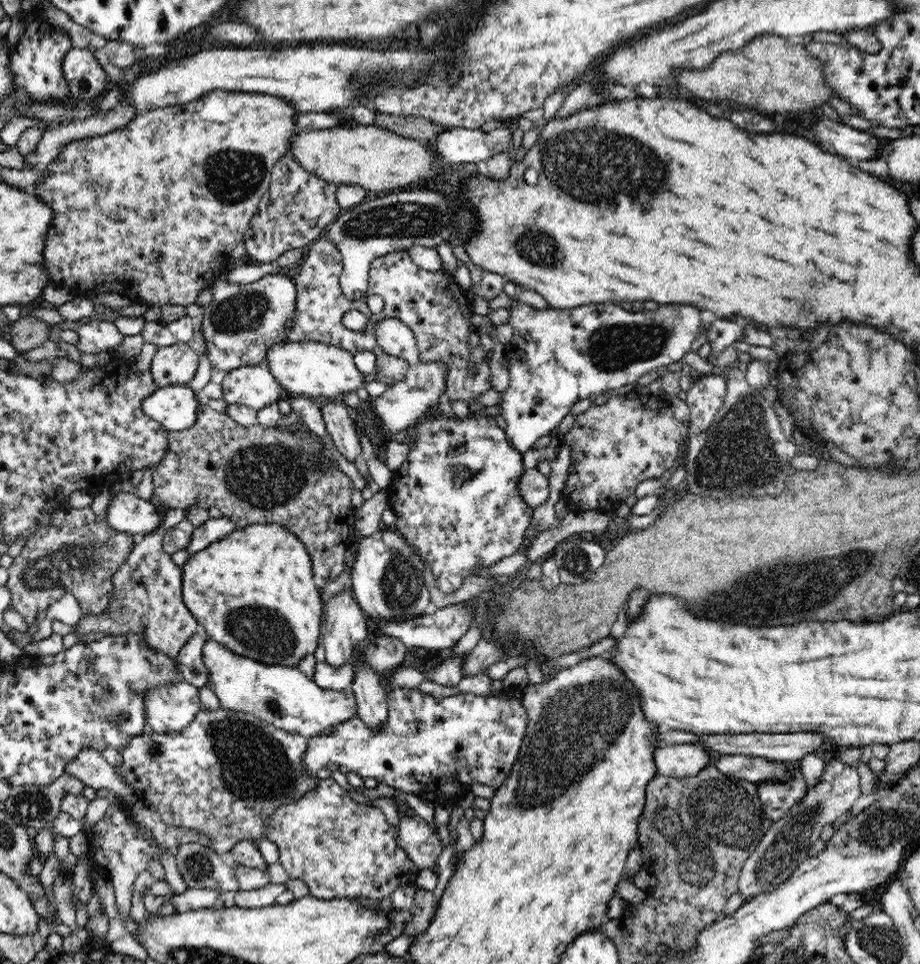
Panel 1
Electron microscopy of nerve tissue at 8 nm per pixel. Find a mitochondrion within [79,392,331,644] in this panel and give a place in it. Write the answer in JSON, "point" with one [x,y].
{"point":[264,476]}

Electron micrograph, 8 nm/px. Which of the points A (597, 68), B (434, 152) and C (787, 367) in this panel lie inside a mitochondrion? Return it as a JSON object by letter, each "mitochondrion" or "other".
{"A":"other","B":"other","C":"other"}

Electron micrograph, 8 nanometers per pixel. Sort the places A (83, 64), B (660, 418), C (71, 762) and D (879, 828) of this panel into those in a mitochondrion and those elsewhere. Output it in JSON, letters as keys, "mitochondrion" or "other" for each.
{"A":"other","B":"other","C":"other","D":"mitochondrion"}

